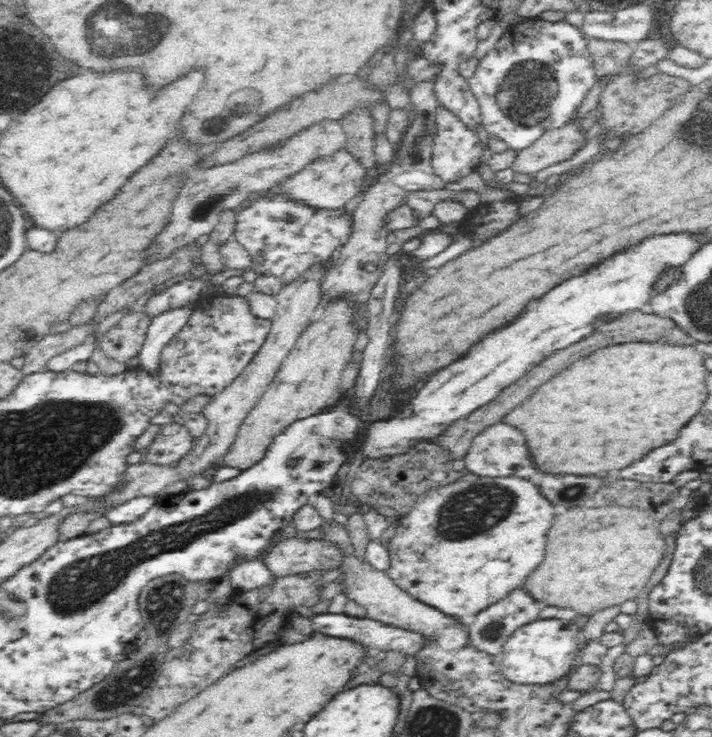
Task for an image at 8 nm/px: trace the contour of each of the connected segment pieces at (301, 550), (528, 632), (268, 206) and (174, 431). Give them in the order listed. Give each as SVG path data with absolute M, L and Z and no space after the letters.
M283 537L260 554L268 572L274 577L293 575L326 565L341 567L342 552L322 540Z
M573 618L536 620L518 628L518 632L514 632L514 636L510 636L506 642L499 657L504 678L519 685L552 685L574 669L572 660L579 660L576 648L581 642L581 635L582 630Z
M281 199L254 200L248 208L236 214L234 238L252 253L251 269L258 274L272 275L286 284L298 277L313 264L328 259L333 250L347 241L351 217L344 209L338 211L312 211L295 207Z
M176 423L162 426L160 435L147 448L145 460L162 464L180 460L192 450L196 441L186 426Z

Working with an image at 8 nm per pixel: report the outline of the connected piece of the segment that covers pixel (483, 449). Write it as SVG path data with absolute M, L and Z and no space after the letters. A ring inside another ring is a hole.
M494 424L484 429L474 437L472 446L465 456L465 470L486 478L532 478L542 474L542 468L538 468L538 460L532 458L532 452L528 448L528 440L524 432L510 424Z

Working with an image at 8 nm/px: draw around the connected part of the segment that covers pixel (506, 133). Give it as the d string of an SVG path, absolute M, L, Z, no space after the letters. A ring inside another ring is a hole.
M540 18L524 19L523 21L512 25L498 40L494 48L486 53L483 58L477 62L475 73L472 78L467 80L469 89L474 95L474 98L479 104L480 112L482 113L482 120L484 128L489 136L502 140L504 144L512 149L514 152L524 150L529 147L535 140L542 137L544 133L550 132L551 129L562 128L568 121L574 118L574 113L578 110L582 100L586 100L586 96L590 96L590 89L596 84L596 75L593 67L593 59L588 48L589 40L585 34L567 21L544 21Z

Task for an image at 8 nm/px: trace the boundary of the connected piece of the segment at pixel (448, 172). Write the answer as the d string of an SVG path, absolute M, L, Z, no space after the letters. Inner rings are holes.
M440 105L437 108L435 119L436 134L433 134L432 150L430 150L432 170L447 183L458 182L476 170L485 147L478 135L468 130L459 118L446 107Z

